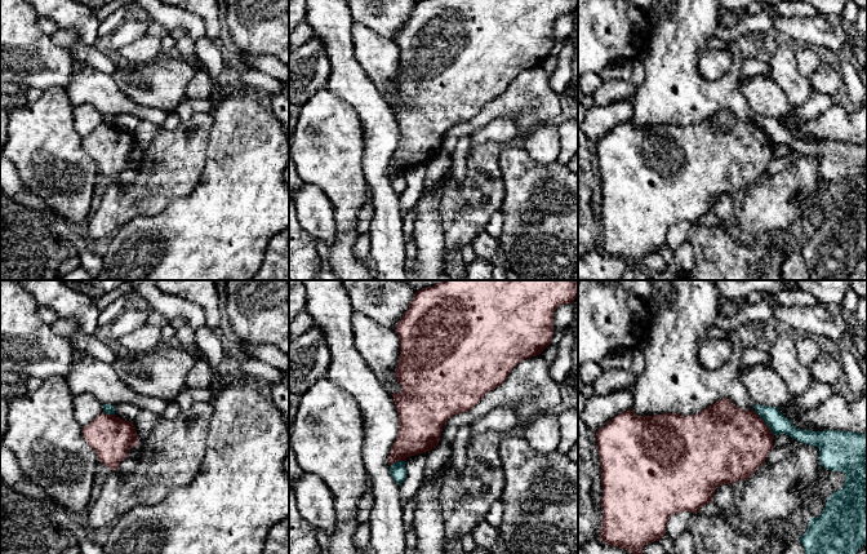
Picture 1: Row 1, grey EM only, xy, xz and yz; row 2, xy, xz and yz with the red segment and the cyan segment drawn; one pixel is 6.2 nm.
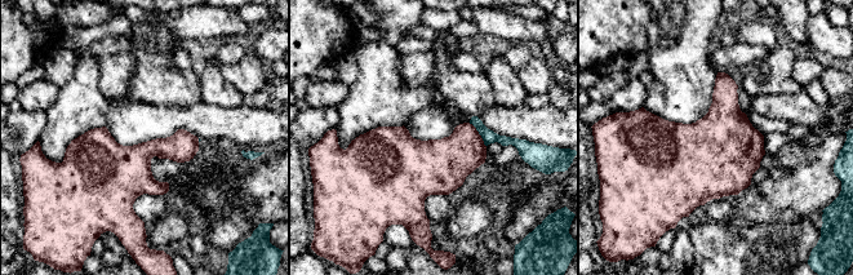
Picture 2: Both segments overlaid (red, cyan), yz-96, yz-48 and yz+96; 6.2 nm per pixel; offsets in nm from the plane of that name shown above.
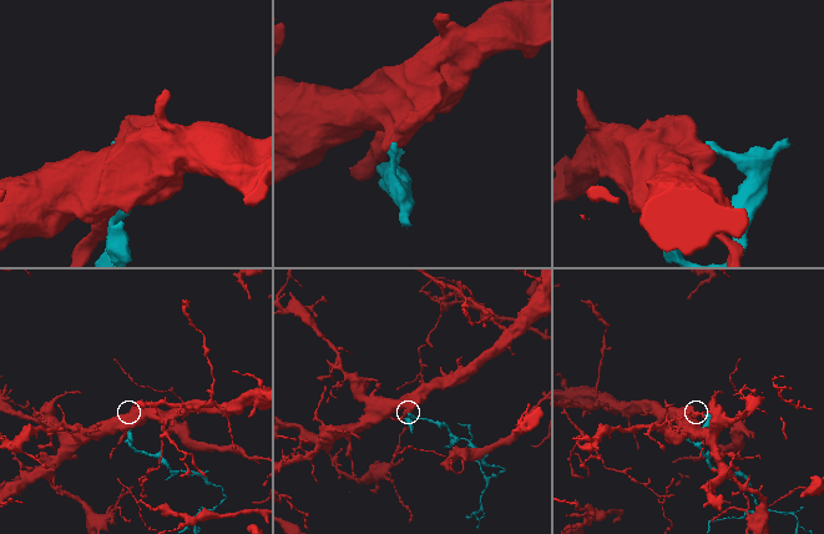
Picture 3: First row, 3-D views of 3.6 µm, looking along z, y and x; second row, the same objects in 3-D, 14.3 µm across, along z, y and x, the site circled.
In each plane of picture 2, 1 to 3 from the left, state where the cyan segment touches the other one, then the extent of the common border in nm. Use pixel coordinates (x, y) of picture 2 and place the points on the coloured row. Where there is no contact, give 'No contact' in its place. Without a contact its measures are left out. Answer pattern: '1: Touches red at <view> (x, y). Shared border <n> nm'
1: Touches red at yz-96 (198, 140). Shared border 30 nm
2: Touches red at yz-48 (479, 134). Shared border 190 nm
3: No contact

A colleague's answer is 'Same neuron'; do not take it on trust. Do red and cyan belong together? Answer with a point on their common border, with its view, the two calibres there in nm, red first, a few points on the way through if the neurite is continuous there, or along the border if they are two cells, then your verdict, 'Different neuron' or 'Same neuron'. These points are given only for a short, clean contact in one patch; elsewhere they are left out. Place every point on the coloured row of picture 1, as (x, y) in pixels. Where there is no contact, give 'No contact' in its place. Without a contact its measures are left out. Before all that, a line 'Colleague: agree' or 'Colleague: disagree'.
Colleague: disagree
Touches red at yz (764, 422). Thickness 460 nm (red) against 120 nm. Boundary: yz (754, 411), (774, 434). Different neuron

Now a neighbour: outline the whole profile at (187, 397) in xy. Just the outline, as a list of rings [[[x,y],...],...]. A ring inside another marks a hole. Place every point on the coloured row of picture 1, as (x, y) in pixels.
[[[184,387],[175,398],[181,409],[188,409],[199,402],[213,402],[213,394],[209,389],[190,389]]]

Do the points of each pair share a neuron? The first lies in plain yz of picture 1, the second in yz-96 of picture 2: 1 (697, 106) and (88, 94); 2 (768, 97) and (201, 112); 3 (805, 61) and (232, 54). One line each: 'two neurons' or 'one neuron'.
1: one neuron
2: two neurons
3: one neuron

